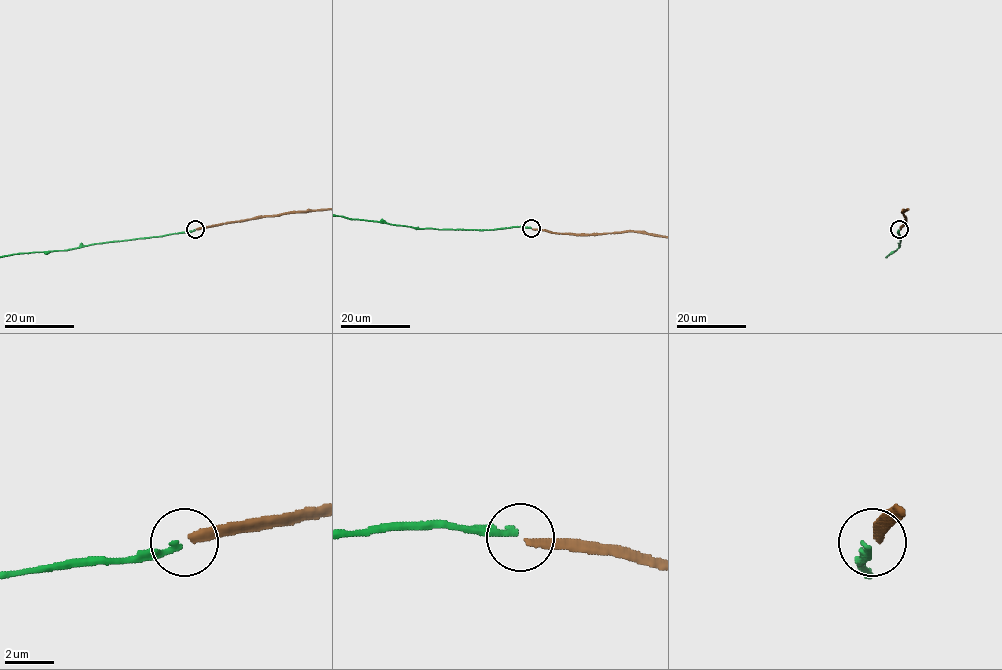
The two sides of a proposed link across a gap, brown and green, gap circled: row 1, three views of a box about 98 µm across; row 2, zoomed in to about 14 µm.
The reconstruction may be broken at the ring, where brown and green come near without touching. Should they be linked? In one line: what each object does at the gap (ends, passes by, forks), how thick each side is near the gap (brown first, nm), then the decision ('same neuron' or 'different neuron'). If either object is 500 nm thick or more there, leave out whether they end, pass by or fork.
brown ends | green ends | 280/240 nm | different neuron

